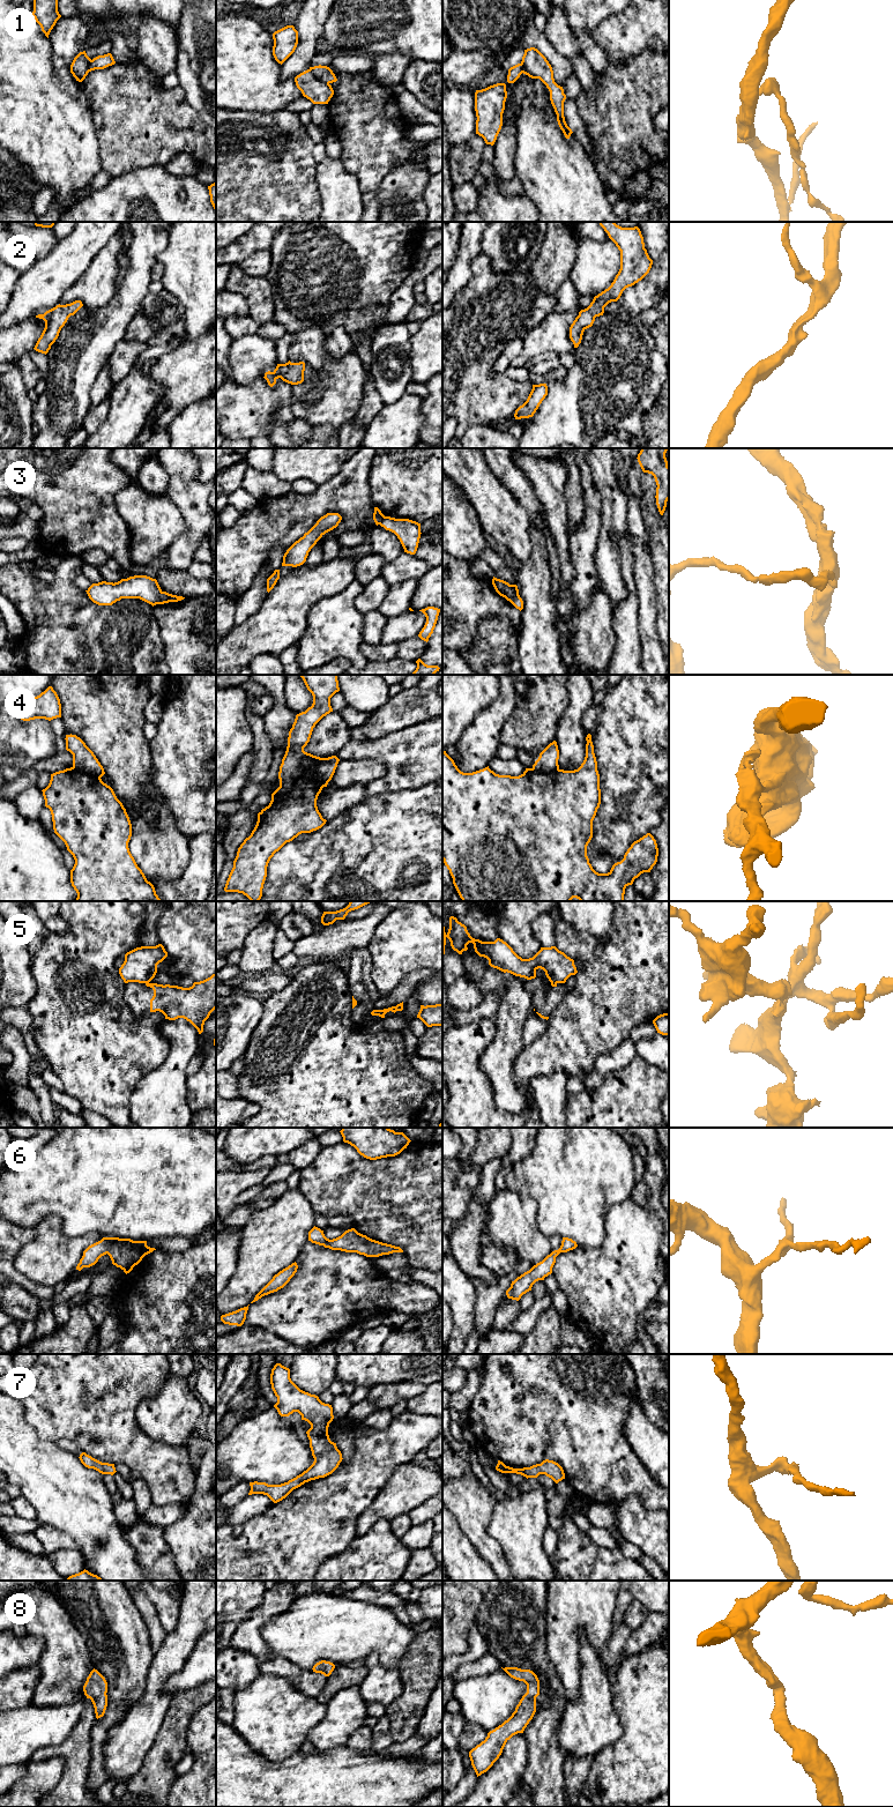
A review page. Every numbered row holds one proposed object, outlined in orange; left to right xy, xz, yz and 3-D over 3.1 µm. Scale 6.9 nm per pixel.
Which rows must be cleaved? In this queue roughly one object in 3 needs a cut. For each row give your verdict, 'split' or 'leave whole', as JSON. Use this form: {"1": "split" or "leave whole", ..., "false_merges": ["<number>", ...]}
{"1": "split", "2": "leave whole", "3": "split", "4": "split", "5": "split", "6": "leave whole", "7": "leave whole", "8": "leave whole", "false_merges": ["1", "3", "4", "5"]}

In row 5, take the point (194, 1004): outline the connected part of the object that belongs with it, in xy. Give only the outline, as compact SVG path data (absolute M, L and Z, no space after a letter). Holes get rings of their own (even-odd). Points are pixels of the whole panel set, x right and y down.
M216 973L210 977L194 982L189 988L170 984L146 983L154 990L150 1012L159 1011L165 1019L184 1018L201 1034L204 1021L216 1009Z

